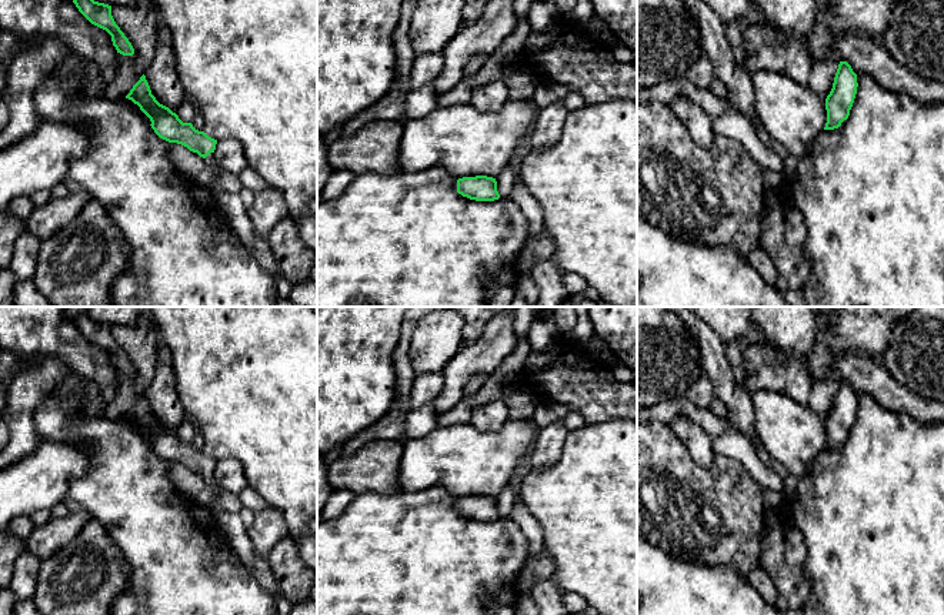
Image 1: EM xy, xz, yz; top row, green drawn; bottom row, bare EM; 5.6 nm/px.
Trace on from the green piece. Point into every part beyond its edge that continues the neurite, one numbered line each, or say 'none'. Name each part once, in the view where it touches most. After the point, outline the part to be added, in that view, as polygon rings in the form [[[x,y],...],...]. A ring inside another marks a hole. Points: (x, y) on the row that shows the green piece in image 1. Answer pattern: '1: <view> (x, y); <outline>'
1: xy (224, 181); [[[210,153],[204,161],[210,171],[214,174],[214,184],[211,185],[213,194],[238,194],[244,188],[238,174],[226,171],[216,160],[214,153]]]

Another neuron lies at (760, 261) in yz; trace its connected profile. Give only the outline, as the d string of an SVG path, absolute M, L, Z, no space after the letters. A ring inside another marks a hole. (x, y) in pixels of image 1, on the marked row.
M758 245L747 255L745 260L764 281L774 284L777 274L774 263L765 250Z

